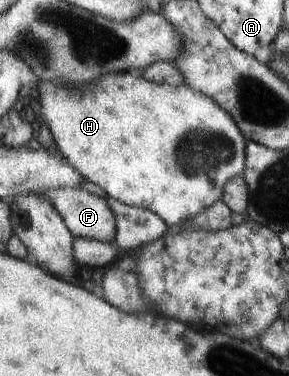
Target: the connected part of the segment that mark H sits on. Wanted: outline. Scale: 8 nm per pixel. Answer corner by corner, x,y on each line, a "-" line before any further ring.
118,72
103,75
101,79
85,83
85,85
71,83
67,87
61,87
61,85
53,85
53,83
49,83
47,80
41,80
37,85
39,88
39,99
34,100
34,105
38,113
38,123
46,122
57,145
57,150
71,163
71,166
75,167
89,182
99,185
107,193
108,197
129,206
146,208
153,211
153,213
163,219
163,222
169,228
178,226
186,218
191,219
195,215
199,215
201,211
205,211
205,209
217,203
217,201
221,201
225,183
229,179
242,177
243,171
245,171
246,140
243,133
239,131
239,127
235,125
233,115
229,115
225,109
221,109
221,105
217,105
209,95
203,95
199,91
194,91
191,87
186,85
173,87
173,85
169,84
149,82
135,72

